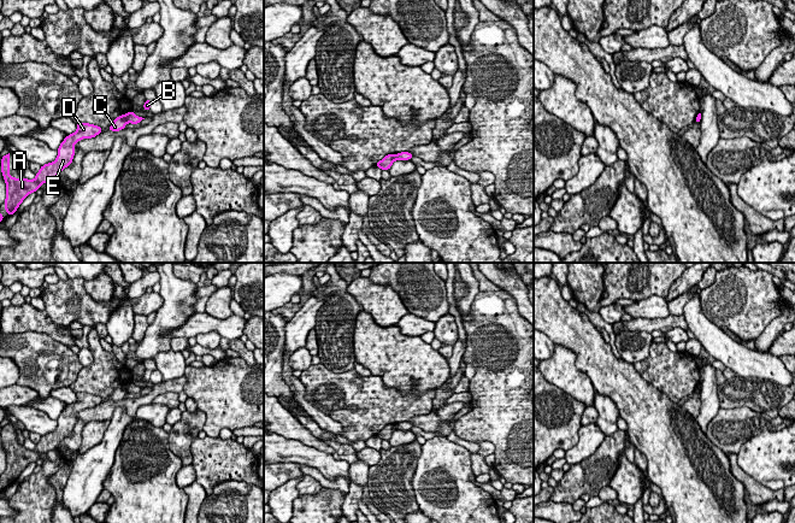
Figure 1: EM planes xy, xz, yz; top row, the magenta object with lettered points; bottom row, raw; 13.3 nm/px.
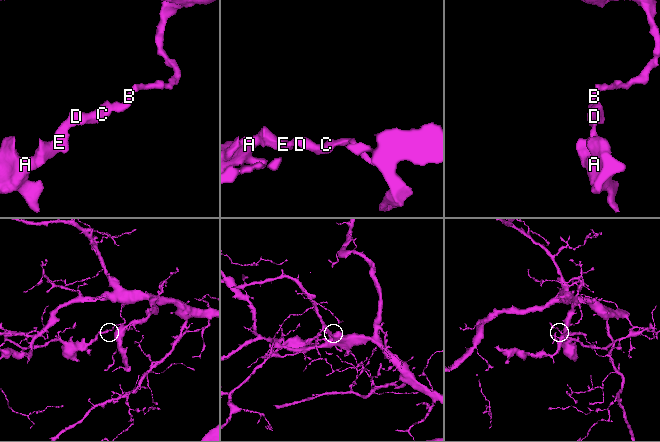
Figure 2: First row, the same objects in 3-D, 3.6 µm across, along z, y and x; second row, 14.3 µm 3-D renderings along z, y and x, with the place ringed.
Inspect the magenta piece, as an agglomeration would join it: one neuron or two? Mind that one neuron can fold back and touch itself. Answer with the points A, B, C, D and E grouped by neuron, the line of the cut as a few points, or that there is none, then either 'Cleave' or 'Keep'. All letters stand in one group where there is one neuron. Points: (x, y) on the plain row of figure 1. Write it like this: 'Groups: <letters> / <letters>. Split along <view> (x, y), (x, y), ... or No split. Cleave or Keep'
Groups: A C D E / B. Split along xy (124, 385), (128, 392). Cleave

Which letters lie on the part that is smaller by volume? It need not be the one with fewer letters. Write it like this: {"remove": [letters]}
{"remove": ["A", "C", "D", "E"]}

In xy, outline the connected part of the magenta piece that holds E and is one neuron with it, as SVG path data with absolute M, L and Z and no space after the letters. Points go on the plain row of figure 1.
M76 393L77 401L67 405L58 418L58 427L53 433L42 435L36 447L31 449L14 448L10 446L10 423L1 429L1 442L6 452L5 481L13 484L22 471L33 462L40 459L42 453L55 449L57 446L72 433L73 415L82 409L92 409L102 402L98 395L88 393Z

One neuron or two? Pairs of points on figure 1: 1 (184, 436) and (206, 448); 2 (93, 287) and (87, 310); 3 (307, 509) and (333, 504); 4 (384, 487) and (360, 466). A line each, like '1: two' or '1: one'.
1: two
2: two
3: one
4: two

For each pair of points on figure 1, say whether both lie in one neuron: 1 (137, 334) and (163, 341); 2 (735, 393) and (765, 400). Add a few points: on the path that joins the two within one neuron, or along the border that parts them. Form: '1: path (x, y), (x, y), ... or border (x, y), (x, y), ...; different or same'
1: border (149, 324), (145, 336), (137, 344); different
2: path (742, 393), (758, 394); same

